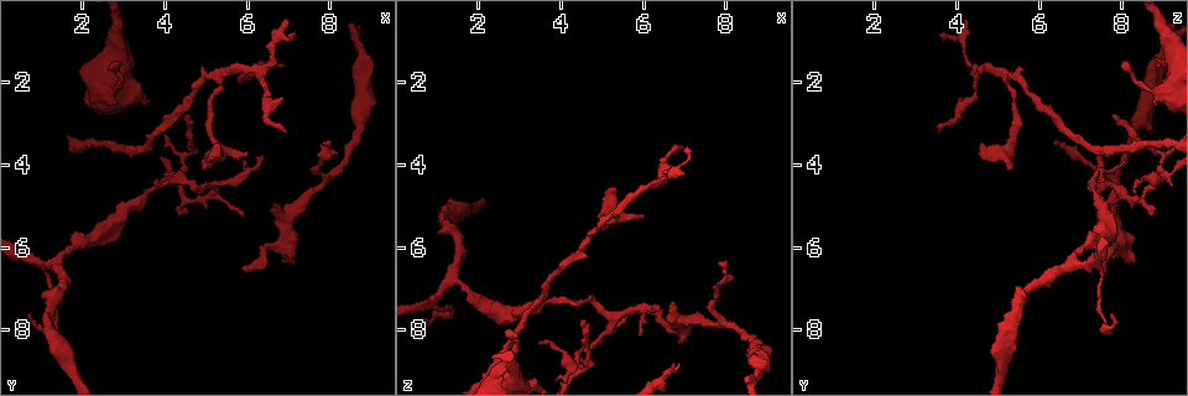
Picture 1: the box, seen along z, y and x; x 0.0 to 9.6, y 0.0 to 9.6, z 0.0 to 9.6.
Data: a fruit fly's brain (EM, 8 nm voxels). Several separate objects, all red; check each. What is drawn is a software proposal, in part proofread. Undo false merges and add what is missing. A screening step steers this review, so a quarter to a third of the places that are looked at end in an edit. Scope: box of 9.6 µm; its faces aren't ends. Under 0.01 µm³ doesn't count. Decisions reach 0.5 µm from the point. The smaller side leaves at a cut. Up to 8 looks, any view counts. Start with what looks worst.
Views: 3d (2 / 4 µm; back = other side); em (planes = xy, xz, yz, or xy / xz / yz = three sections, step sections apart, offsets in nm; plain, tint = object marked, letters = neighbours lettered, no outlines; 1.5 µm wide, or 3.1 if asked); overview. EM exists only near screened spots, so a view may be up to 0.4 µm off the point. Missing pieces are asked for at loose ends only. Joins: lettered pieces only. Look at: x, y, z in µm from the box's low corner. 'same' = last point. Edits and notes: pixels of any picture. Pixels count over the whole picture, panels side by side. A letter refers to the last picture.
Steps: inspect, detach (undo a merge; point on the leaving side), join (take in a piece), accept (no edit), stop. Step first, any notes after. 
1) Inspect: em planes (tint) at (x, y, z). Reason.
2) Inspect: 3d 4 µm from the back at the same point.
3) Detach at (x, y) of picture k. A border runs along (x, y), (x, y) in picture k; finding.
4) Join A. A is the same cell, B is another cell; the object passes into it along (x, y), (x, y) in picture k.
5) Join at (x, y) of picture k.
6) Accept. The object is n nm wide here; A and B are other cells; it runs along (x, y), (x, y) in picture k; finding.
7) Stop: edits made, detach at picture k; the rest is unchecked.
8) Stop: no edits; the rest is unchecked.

Inspect: em xz step 4 (tint) at (6.90, 1.55, 8.85). Thin end.

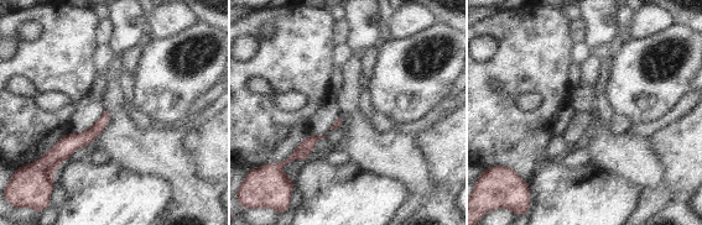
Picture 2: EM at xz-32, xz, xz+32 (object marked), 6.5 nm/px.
Inspect: em planes (letters) at the same point. Cut it another way.

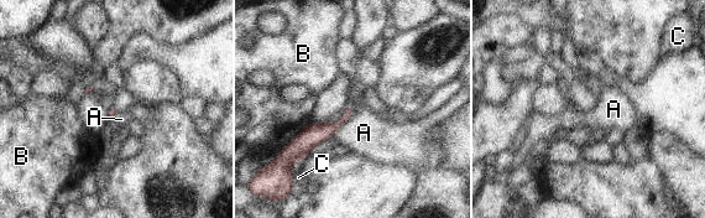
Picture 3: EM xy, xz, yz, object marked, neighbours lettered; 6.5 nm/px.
Accept. A, B and C are other cells; it runs along (349, 107), (334, 126), (290, 148) in picture 3; none of them fits.

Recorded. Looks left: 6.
Inspect: 3d 4 µm at (6.00, 3.95, 8.15). Tapers out.

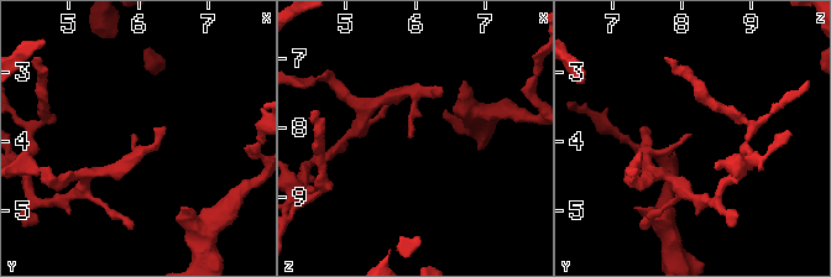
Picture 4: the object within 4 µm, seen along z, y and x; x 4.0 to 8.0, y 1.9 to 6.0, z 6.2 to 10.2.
Inspect: em planes (letters) at (6.00, 3.95, 8.15).

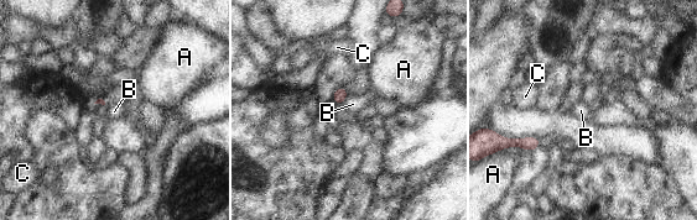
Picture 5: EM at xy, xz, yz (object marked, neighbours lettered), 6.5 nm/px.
Accept. A, B and C are other cells; no lettered piece goes on from it.

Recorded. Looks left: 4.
Inspect: 3d 4 µm at (4.35, 4.40, 8.80). Sharp bend.

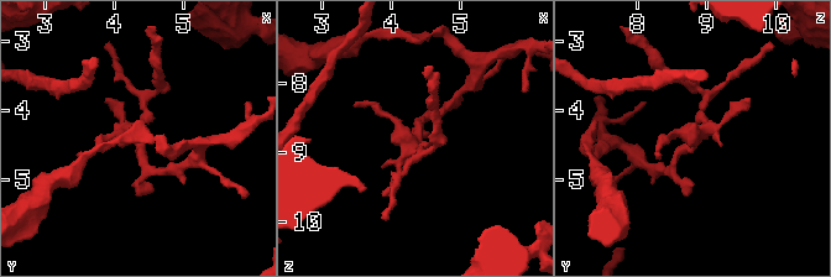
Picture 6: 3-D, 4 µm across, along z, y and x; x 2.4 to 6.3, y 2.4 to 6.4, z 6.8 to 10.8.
Inspect: em yz step 4 (tint) at (4.35, 4.45, 8.80).

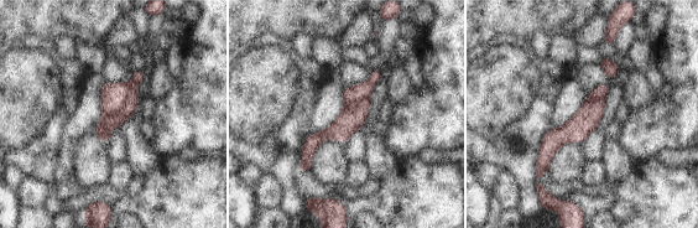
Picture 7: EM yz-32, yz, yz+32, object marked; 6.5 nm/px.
Inspect: em planes (letters) at the same point.

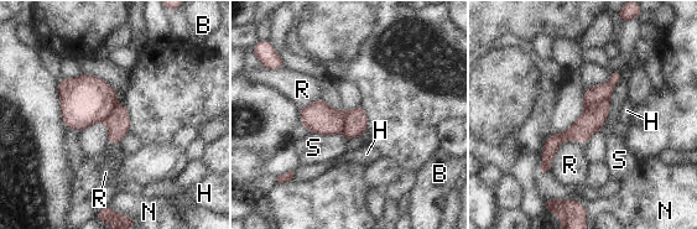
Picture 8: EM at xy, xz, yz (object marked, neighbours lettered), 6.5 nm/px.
Detach at (594, 95) of picture 8. B, H, N, R and S are other cells; a border runs along (608, 97), (584, 110) in picture 8; a second neuron is stuck on.

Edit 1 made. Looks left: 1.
Stop: edits made, detach at picture 8; the rest is unchecked.

